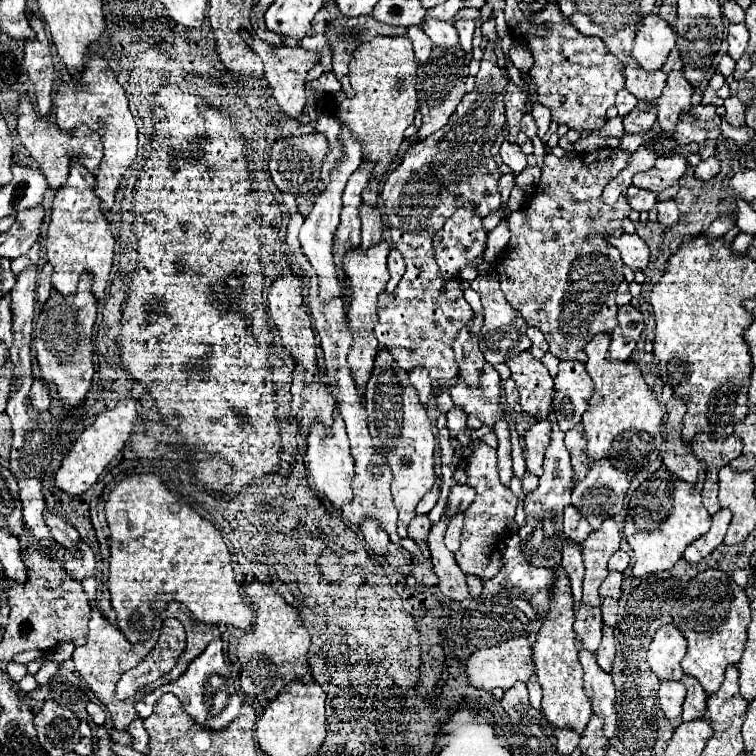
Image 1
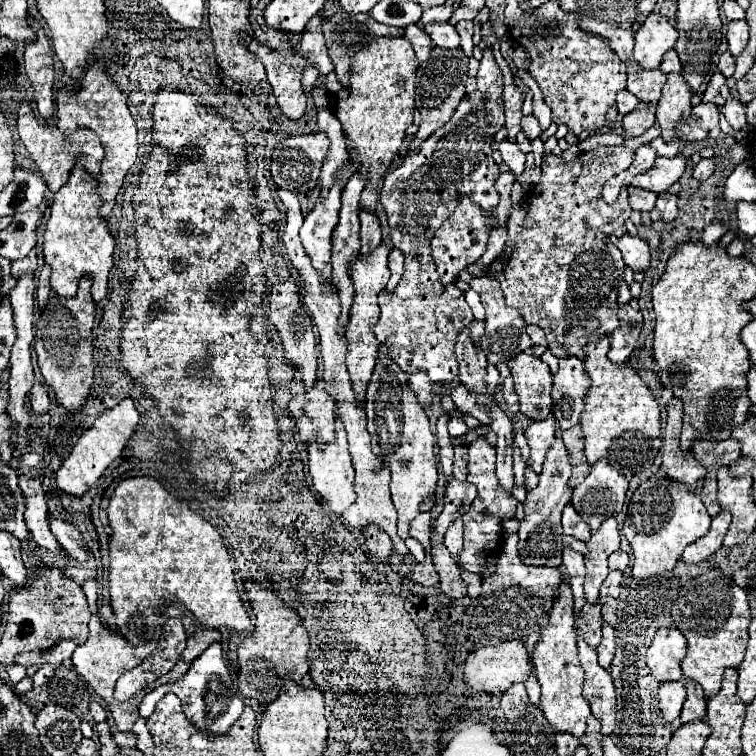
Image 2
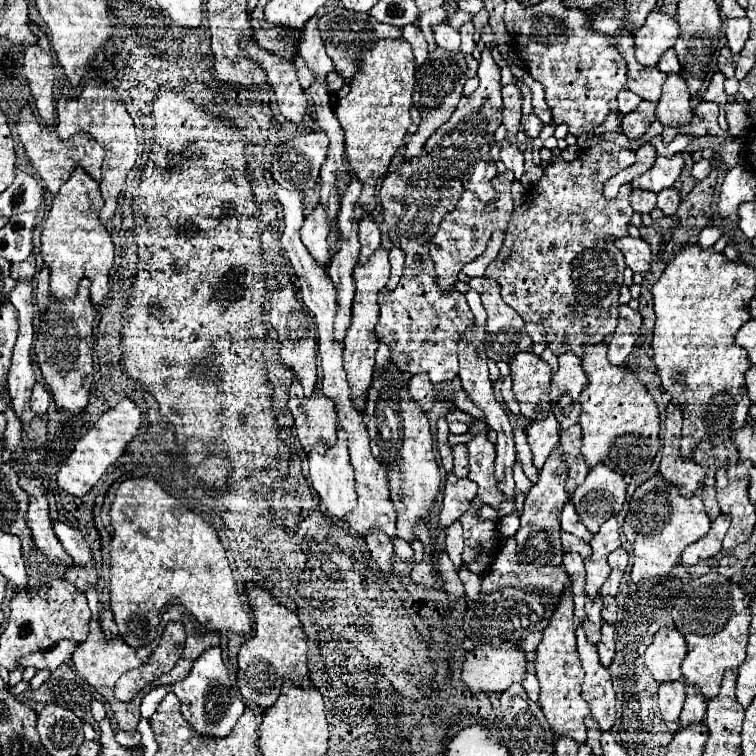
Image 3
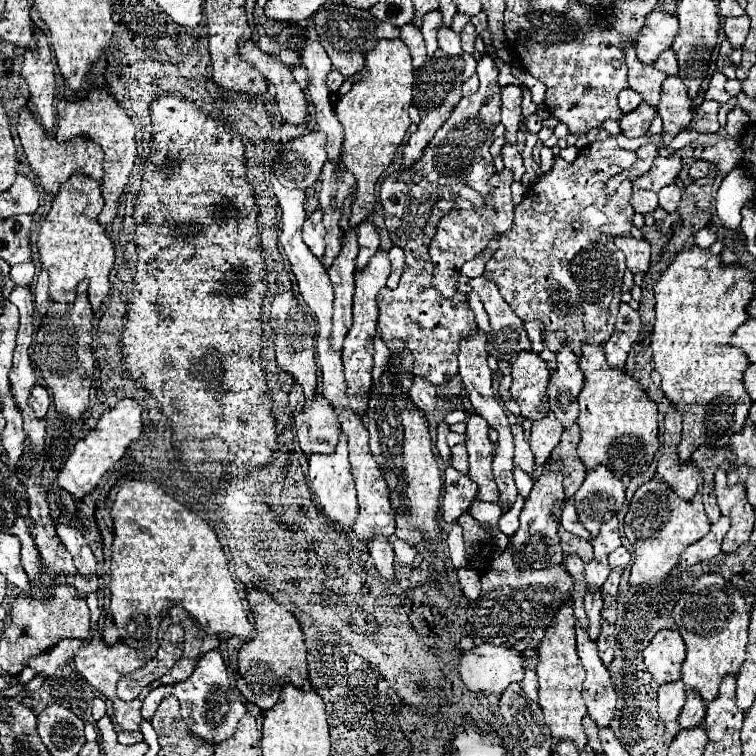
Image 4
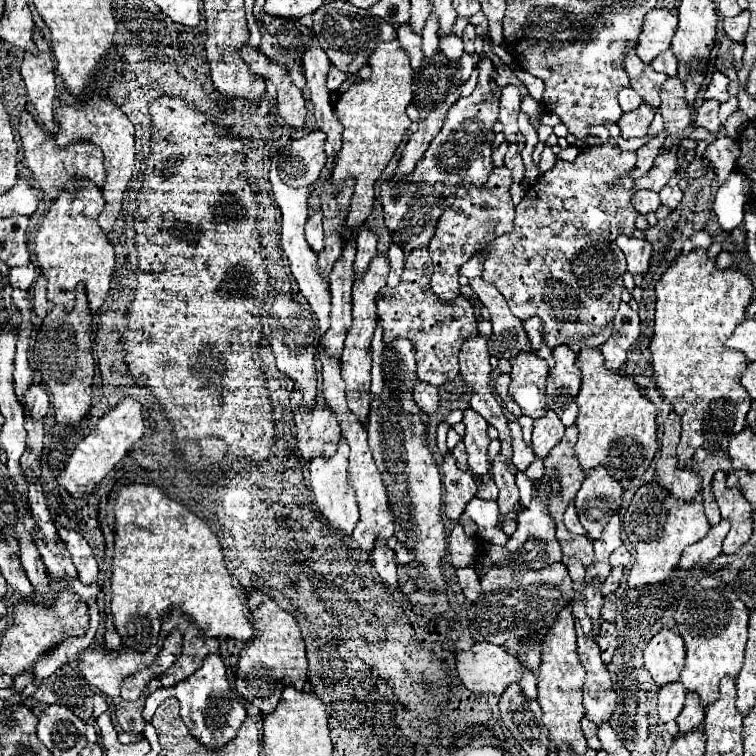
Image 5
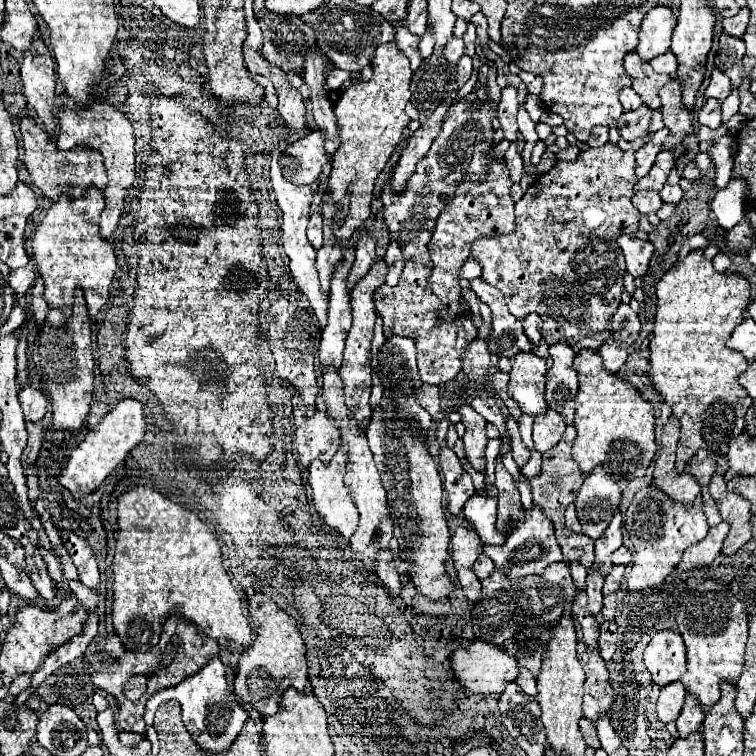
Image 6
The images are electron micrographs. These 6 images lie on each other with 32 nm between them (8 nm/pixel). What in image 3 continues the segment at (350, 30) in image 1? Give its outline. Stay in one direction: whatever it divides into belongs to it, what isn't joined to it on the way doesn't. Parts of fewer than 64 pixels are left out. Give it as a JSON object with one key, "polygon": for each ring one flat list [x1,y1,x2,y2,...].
{"polygon":[[336,8,330,14,318,16,318,30,322,34,324,48,326,48,328,56,332,58,336,72,340,72,346,82,350,82,352,76,358,72,358,56,364,50,372,48,372,44,376,44,376,40,400,38,400,28,390,26,390,24,380,24,368,12,348,12,348,8]]}

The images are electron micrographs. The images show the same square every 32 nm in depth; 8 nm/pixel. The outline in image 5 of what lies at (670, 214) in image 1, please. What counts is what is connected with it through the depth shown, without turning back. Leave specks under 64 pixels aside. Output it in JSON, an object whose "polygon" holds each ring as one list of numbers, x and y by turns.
{"polygon":[[672,174,670,182,660,190,660,202,674,210,680,204,680,200,682,200,682,190,678,186,678,174]]}

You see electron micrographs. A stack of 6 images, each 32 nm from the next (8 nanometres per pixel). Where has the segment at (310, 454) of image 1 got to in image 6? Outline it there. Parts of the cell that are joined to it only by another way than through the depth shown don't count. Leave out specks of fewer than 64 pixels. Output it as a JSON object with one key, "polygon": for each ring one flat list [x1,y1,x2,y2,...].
{"polygon":[[340,446,340,450,334,454,334,458,328,464,322,464,320,460,314,460,310,464,308,484,312,488,312,502,314,502,316,514,326,522,328,528,332,528,334,532,340,532,348,540,356,532,358,510,350,498,348,488,344,486,344,464,346,464,346,446]]}

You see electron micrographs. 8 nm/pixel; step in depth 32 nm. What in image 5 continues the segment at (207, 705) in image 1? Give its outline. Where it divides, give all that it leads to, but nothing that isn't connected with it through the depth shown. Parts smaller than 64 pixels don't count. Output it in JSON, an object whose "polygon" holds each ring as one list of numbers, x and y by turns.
{"polygon":[[218,654,208,656,204,660,204,664,190,678,182,680,180,684,170,686,170,688,158,688,156,692,152,692,144,704,144,712,142,712,144,720,152,722,152,716,156,712,156,708,160,706,160,702,168,700,168,698,180,700,184,724,188,724,190,734,196,740,200,740,202,746,206,746,210,750,220,750,220,748,224,748,224,744,234,740,236,732,240,730,240,724,246,720,246,708,240,704,238,694,230,688,228,680,226,680,226,668]]}

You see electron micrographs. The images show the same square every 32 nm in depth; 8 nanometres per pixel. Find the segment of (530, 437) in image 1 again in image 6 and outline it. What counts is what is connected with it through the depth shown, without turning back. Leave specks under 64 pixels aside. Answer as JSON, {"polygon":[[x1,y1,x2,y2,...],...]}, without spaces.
{"polygon":[[548,408,544,414,536,416,534,418,534,444,536,444,536,450,538,452,546,452,550,450,564,434,566,430,566,424,564,424,564,418]]}

